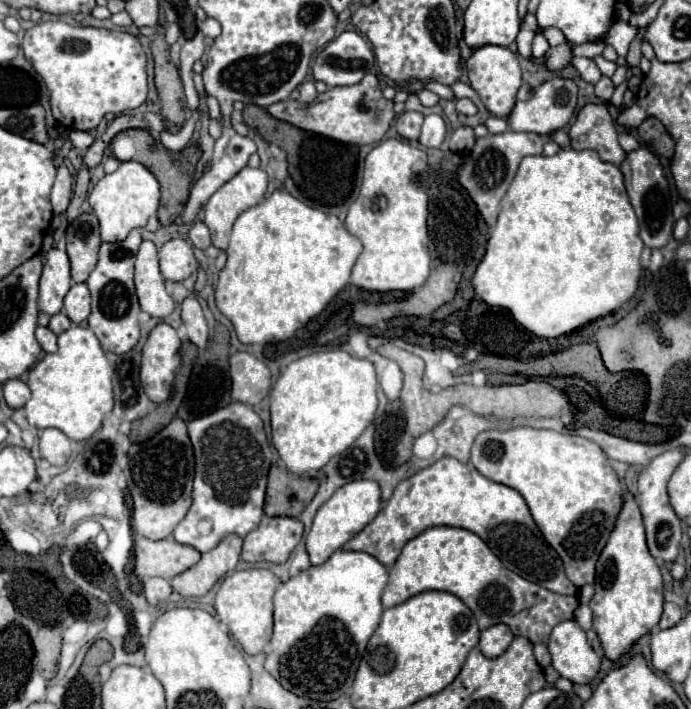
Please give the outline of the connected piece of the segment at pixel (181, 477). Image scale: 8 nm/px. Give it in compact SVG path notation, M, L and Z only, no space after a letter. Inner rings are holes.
M174 418L166 428L142 444L132 444L130 460L130 494L134 500L132 528L150 540L164 540L182 522L192 506L194 480L194 448L190 444L188 428L182 418Z

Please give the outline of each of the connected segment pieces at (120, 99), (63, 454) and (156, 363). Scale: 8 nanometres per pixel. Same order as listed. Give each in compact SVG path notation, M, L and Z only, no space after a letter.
M48 20L26 30L22 50L48 86L56 122L68 130L94 130L104 114L122 114L146 100L146 54L128 32Z
M46 428L40 432L40 454L54 466L64 466L70 458L72 442L68 436L56 428Z
M160 322L142 348L140 384L152 402L161 404L170 397L174 374L180 364L178 350L180 338L176 330Z

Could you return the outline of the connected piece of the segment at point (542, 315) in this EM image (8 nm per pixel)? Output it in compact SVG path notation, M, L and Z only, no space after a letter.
M562 148L554 156L526 156L512 180L486 254L472 278L474 292L490 306L508 308L514 322L536 336L554 338L594 322L628 302L640 280L642 240L630 208L624 176L616 164L600 160L594 150Z

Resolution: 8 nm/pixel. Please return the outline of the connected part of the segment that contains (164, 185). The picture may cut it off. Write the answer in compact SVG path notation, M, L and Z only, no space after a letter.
M132 128L132 130L126 130L124 134L134 140L134 146L136 146L134 160L138 160L140 164L146 164L146 168L150 168L150 172L154 172L154 176L158 176L158 182L160 182L160 188L162 188L162 204L160 204L160 210L158 210L158 220L160 220L162 226L170 226L182 214L186 200L190 196L190 186L192 186L194 178L192 178L190 172L182 172L182 164L178 164L172 158L172 152L166 150L160 140L152 138L148 130Z

